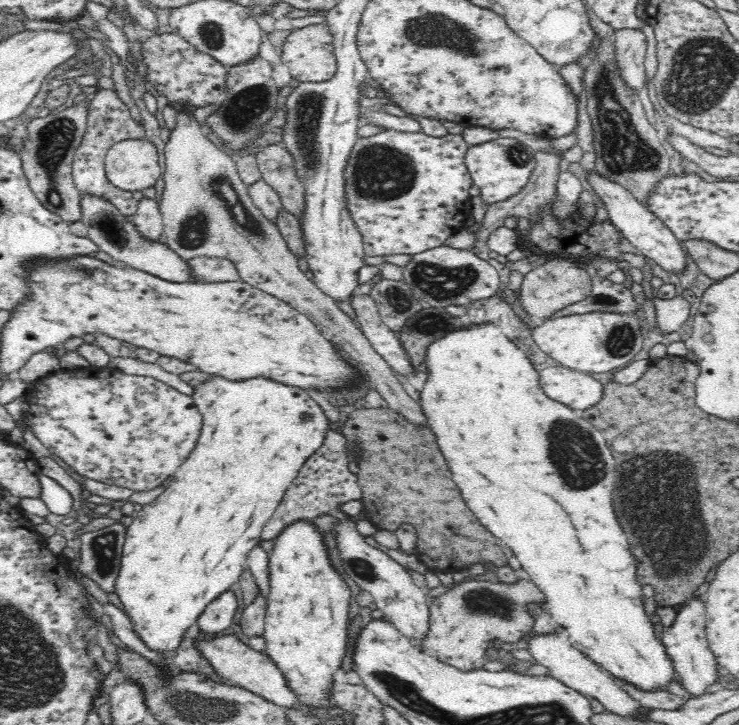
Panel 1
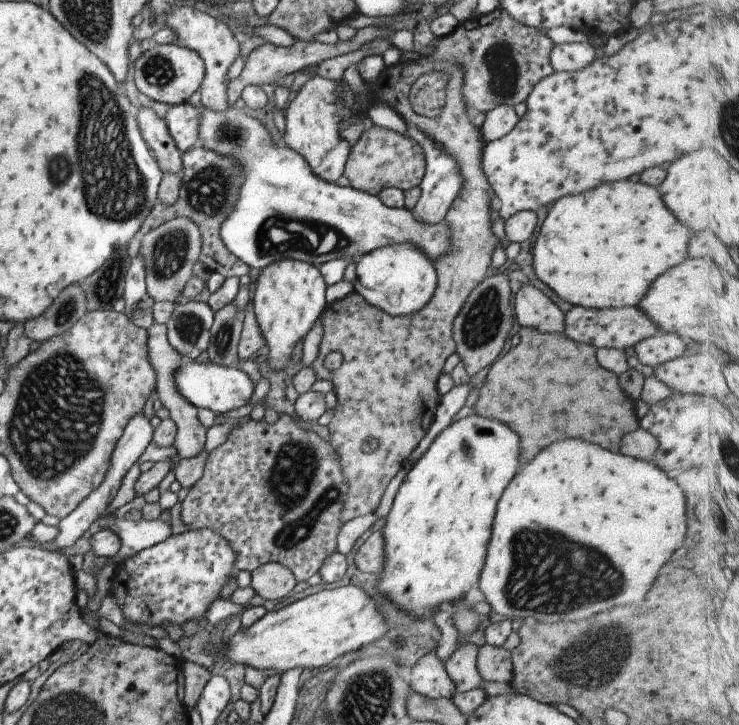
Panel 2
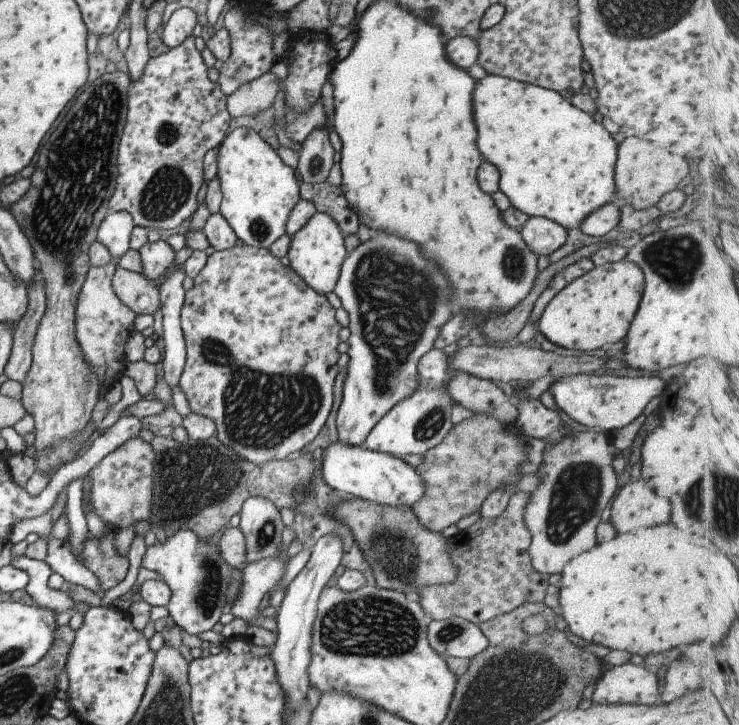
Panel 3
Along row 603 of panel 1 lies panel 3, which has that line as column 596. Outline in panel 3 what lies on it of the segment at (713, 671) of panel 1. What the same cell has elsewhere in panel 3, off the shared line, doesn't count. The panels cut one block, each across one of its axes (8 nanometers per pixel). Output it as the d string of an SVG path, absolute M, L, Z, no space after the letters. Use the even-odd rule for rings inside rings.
M627 661L603 672L591 700L597 704L655 704L657 692L653 670Z

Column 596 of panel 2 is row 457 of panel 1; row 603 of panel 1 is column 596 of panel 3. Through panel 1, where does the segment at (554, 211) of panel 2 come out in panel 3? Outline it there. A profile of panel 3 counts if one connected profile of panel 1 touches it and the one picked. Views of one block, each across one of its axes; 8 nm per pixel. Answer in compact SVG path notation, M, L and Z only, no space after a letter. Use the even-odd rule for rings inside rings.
M487 74L483 80L477 82L477 88L473 92L473 114L475 114L475 124L477 124L477 144L479 144L479 152L481 156L491 162L498 170L498 190L501 191L509 201L511 207L516 211L524 212L528 217L545 217L553 222L557 222L565 228L577 229L577 226L597 208L601 208L603 204L614 201L615 184L613 184L614 164L616 160L616 146L611 135L605 127L599 122L595 122L592 116L581 112L575 108L568 100L563 100L558 92L551 89L527 84L519 80L501 77L497 75Z

